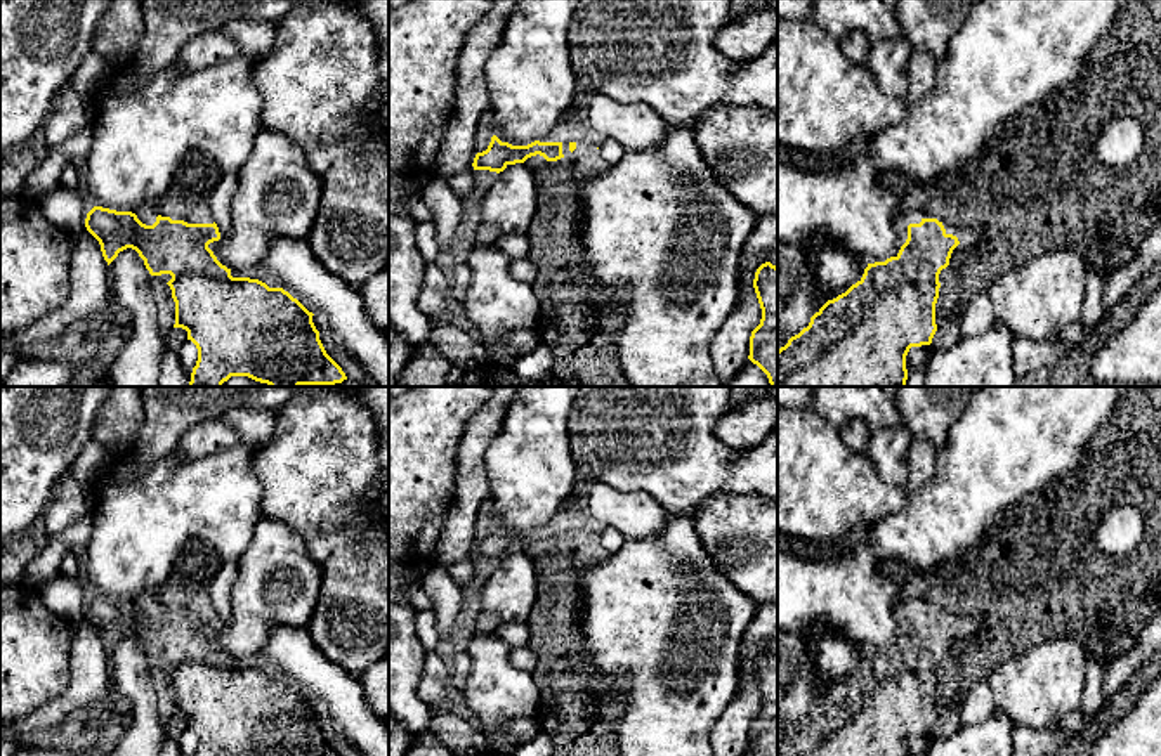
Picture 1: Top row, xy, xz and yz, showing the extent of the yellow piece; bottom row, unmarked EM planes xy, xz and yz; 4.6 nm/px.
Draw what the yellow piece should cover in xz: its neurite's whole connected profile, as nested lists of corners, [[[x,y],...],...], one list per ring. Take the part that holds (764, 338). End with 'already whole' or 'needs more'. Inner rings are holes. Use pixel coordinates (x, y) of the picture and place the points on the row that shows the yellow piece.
[[[762,264],[755,272],[753,288],[762,319],[751,331],[748,359],[767,375],[771,387],[777,387],[777,267]]]; already whole

